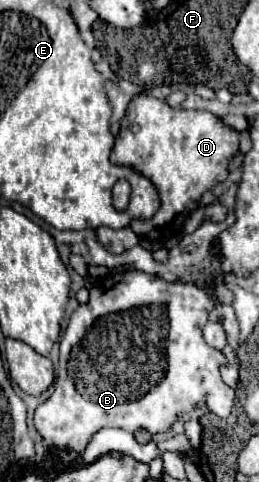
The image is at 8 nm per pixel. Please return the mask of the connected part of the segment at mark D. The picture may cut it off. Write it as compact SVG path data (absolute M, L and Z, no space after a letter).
M137 95L131 99L121 121L119 135L111 151L111 163L131 167L147 177L157 193L161 207L147 223L131 223L131 229L149 241L165 241L183 231L183 221L199 207L201 195L217 181L227 179L227 165L239 149L239 133L225 127L219 117L207 111L173 109L167 103Z

